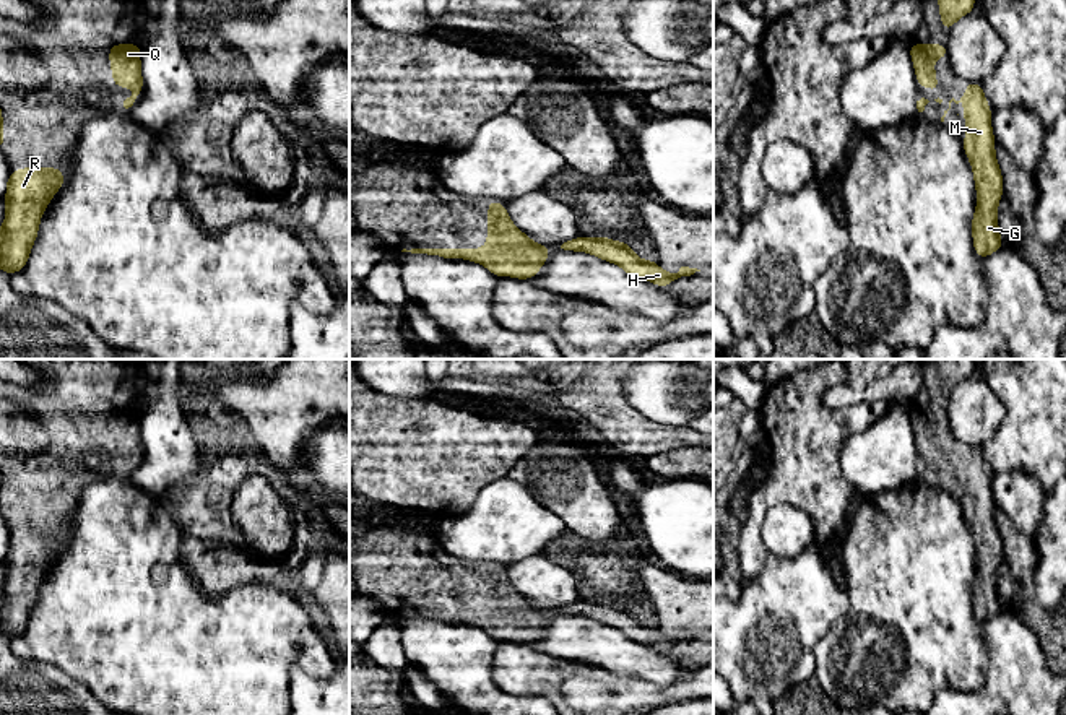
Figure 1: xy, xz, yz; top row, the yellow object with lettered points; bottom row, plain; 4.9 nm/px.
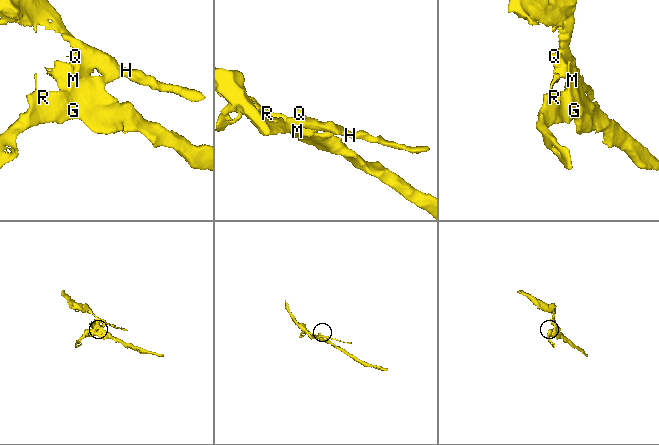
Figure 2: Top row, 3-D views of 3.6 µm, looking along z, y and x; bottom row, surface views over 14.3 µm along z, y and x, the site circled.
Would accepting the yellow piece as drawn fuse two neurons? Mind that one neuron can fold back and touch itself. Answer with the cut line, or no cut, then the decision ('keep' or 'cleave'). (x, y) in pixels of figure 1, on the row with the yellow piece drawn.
no cut; keep

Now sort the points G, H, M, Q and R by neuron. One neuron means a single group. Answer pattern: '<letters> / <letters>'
G H M Q R

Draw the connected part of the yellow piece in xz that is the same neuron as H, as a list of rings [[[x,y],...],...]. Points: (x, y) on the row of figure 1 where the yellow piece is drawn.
[[[578,236],[561,245],[570,252],[587,252],[604,262],[611,262],[621,266],[627,275],[640,280],[647,280],[660,288],[666,288],[681,276],[691,276],[697,268],[681,266],[678,273],[668,273],[658,266],[655,260],[639,258],[629,242],[613,240],[603,236],[585,237]]]

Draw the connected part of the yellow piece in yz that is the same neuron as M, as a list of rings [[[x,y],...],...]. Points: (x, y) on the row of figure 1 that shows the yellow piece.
[[[967,81],[965,94],[959,101],[952,98],[949,101],[949,109],[952,101],[956,104],[959,102],[965,104],[962,114],[965,115],[964,122],[967,127],[967,136],[962,138],[962,146],[965,150],[967,159],[972,164],[975,190],[977,190],[977,208],[972,218],[972,237],[973,237],[973,250],[983,260],[1006,244],[999,237],[999,226],[998,226],[998,203],[999,198],[1004,195],[1004,188],[1003,188],[1003,174],[994,154],[996,140],[993,136],[993,128],[991,128],[993,112],[990,110],[988,101],[983,94],[982,83]]]

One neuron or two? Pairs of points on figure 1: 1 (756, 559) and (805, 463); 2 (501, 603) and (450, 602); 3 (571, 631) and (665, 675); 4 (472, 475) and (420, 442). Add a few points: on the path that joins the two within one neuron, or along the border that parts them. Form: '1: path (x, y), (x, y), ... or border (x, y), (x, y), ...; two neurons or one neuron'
1: path (753, 535), (759, 509), (780, 488); one neuron
2: path (488, 598), (467, 598), (463, 602); one neuron
3: path (593, 642), (628, 658), (642, 660); one neuron
4: path (459, 462), (454, 457), (433, 455); one neuron

